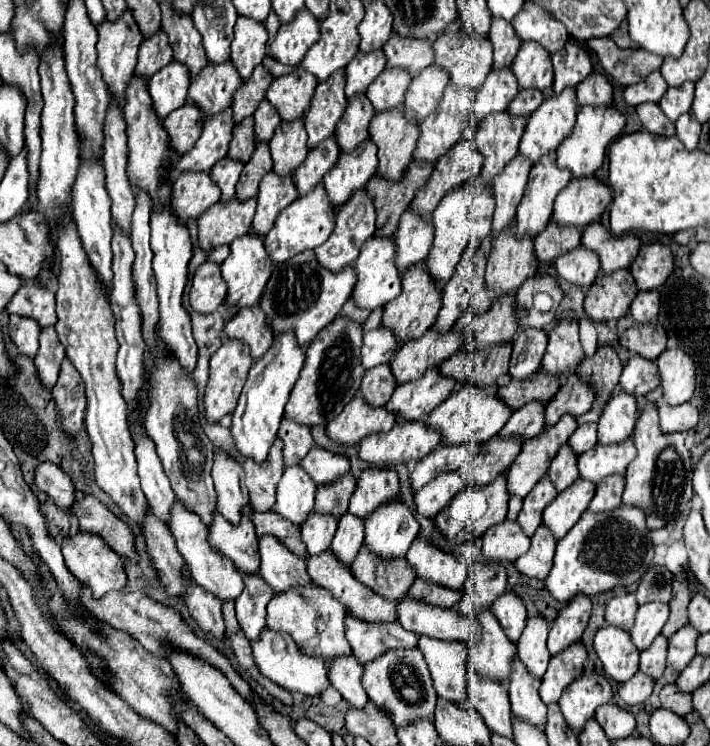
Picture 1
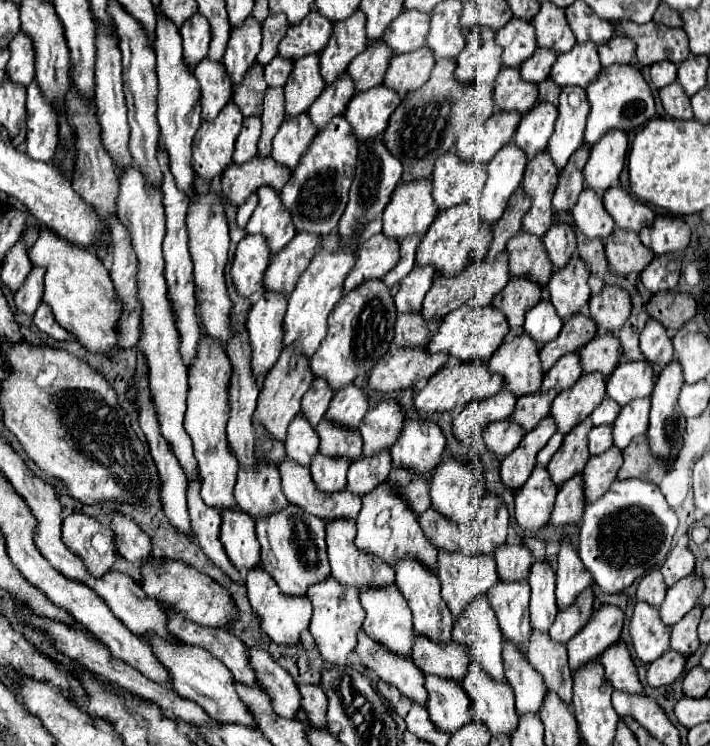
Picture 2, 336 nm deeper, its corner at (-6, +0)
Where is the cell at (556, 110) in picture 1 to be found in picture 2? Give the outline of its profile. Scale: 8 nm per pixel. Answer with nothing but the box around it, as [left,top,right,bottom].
[551,43,601,87]

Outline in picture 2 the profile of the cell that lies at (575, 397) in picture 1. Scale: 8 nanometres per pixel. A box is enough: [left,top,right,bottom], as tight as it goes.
[579,333,621,375]

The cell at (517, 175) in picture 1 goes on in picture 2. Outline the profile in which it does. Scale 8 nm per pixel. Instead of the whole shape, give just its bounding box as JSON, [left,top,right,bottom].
[513,101,557,159]

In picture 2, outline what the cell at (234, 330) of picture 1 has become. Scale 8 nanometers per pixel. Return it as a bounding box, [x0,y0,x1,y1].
[265,231,319,295]

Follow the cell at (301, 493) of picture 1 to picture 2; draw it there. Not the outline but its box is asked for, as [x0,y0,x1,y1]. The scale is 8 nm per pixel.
[285,413,319,467]

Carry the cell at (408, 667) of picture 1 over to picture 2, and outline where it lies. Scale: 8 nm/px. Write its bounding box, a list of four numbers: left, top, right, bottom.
[361,585,413,655]

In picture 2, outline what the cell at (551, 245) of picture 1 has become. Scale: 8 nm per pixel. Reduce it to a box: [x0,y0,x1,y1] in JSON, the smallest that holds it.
[553,143,589,213]

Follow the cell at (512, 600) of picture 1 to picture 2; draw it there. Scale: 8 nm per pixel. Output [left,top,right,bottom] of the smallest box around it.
[495,543,535,581]

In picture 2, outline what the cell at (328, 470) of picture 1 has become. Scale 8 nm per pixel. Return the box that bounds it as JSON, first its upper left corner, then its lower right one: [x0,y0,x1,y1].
[327,383,369,429]

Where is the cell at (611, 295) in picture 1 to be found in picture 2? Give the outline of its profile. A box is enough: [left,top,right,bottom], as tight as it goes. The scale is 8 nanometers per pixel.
[605,229,655,275]

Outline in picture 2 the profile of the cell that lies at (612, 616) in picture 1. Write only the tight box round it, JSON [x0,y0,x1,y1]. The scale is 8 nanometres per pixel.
[637,569,667,607]

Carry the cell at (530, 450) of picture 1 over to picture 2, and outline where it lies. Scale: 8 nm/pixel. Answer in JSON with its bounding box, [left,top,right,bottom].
[551,373,605,433]

